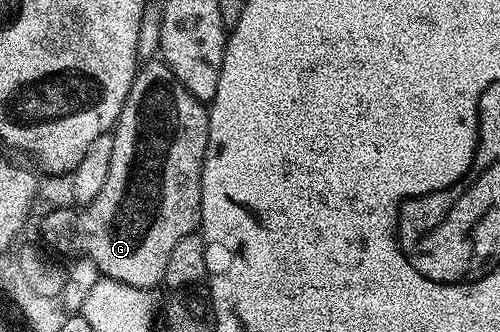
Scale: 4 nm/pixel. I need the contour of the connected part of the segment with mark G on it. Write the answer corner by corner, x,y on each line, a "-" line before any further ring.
162,60
144,61
135,72
121,116
113,127
112,159
104,187
92,202
82,207
83,214
76,218
71,210
49,211
41,221
41,238
46,245
56,243
57,248
83,246
88,260
100,270
98,273
102,277
133,284
133,288
142,290
158,287
165,276
173,247
201,226
201,176
209,140
208,113
208,107
182,86

